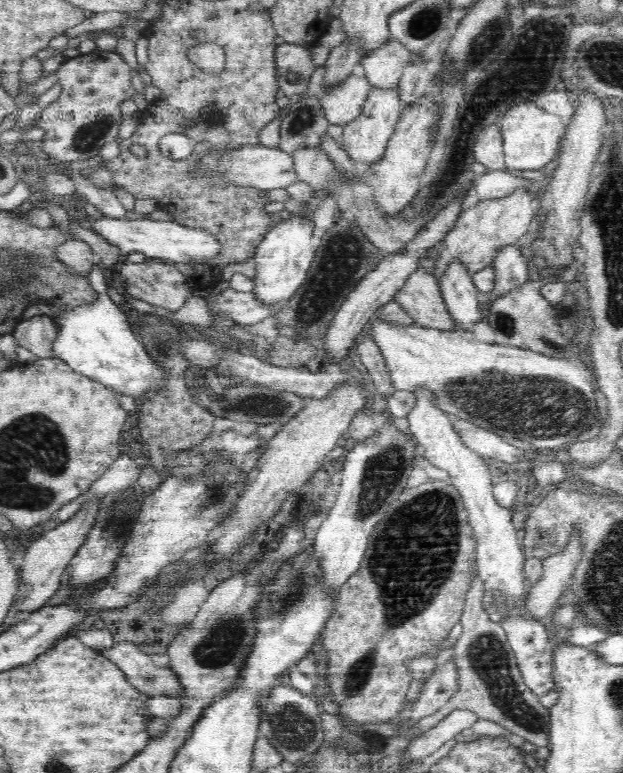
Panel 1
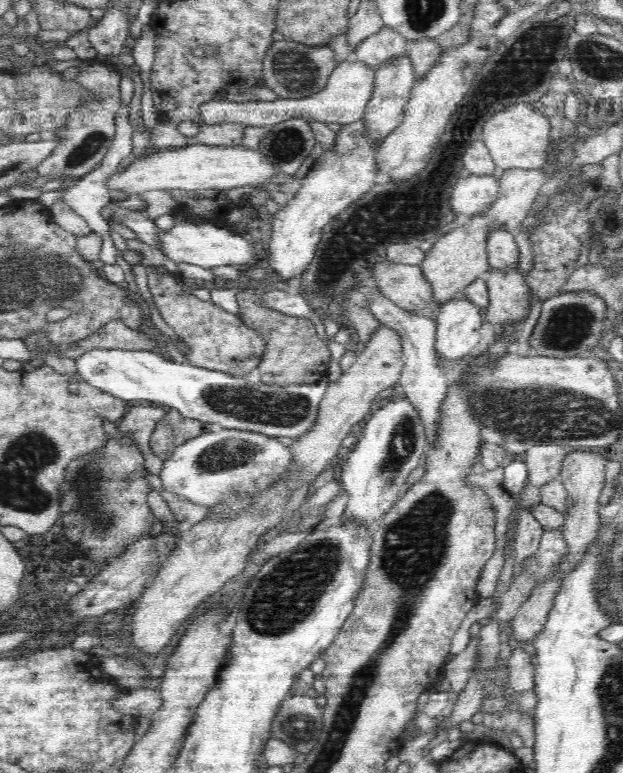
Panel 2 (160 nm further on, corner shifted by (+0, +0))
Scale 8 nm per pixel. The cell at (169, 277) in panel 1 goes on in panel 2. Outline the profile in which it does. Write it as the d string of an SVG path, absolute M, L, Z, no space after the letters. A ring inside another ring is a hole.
M156 266L148 268L148 287L166 324L174 329L176 337L180 337L188 345L188 352L185 354L187 362L192 366L238 377L250 374L262 362L267 347L267 342L259 331L246 326L238 315L225 312L214 305L213 300L198 300L181 280L176 281L177 274L172 274L160 266L159 268L159 272Z

